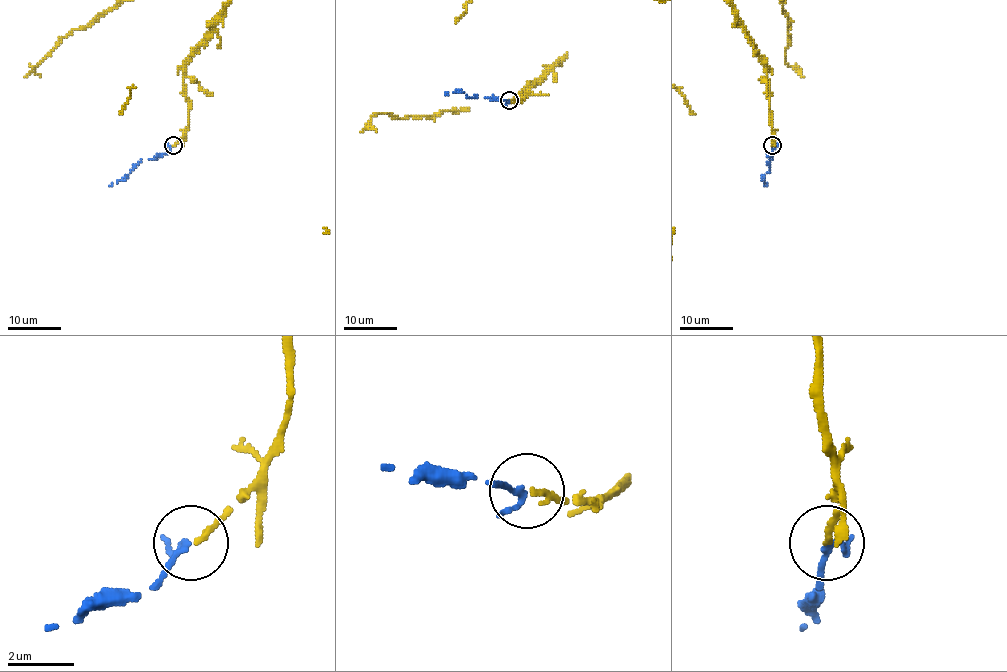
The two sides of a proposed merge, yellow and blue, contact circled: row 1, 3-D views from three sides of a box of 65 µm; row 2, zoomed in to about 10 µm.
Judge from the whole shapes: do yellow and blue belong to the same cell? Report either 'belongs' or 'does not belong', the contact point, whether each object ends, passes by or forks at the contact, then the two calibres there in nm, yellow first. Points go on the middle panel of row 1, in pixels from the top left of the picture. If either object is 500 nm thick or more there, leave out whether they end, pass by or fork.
belongs | (509, 100) | yellow ends | blue passes by | 170/130 nm

